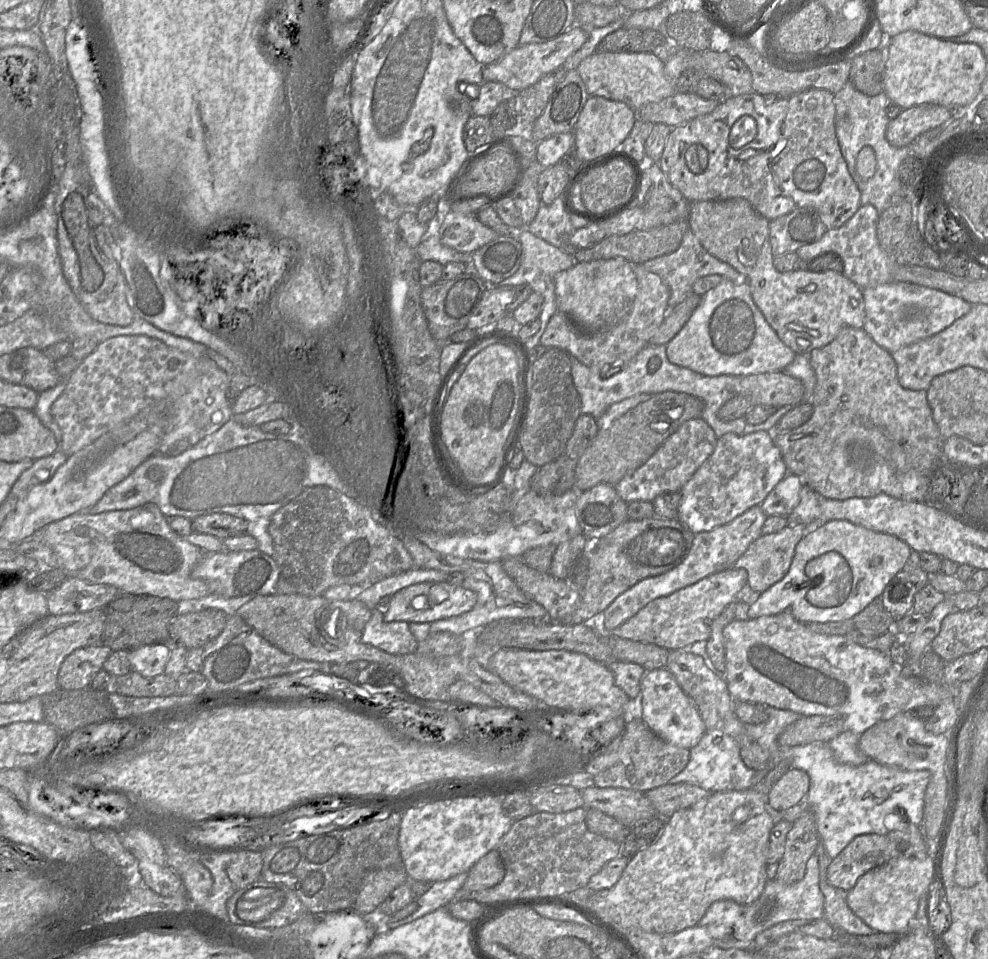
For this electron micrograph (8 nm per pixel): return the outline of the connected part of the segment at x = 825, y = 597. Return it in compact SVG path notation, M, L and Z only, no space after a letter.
M847 520L813 522L796 546L788 573L777 583L763 591L750 605L750 618L774 615L782 612L792 614L803 623L825 623L853 619L873 599L880 597L887 584L900 572L910 557L912 549L899 538L875 532Z

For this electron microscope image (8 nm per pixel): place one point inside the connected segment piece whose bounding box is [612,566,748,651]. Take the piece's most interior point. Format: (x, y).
(676, 621)

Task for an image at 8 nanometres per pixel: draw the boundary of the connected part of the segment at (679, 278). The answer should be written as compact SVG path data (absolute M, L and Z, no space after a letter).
M688 229L683 236L680 246L672 253L662 255L642 263L643 267L657 274L670 290L669 307L680 304L692 293L692 286L701 277L717 274L733 282L745 282L747 280L741 273L729 264L711 255L700 243L698 238Z

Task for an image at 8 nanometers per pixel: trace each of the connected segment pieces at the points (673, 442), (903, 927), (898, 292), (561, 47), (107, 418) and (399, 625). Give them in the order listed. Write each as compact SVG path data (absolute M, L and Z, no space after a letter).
M701 417L685 421L643 465L614 485L617 494L630 503L636 500L653 501L663 493L681 490L713 453L717 440L714 430Z
M932 857L898 858L864 874L848 892L851 911L876 933L905 935L915 917L921 897L928 894L936 878Z
M894 281L862 291L866 313L863 329L890 353L941 332L972 308L960 297L905 282Z
M572 27L569 31L548 42L519 45L499 60L484 65L482 69L484 81L499 82L512 92L520 92L535 84L549 72L562 67L564 62L583 46L587 38L586 30L581 27Z
M142 335L116 336L108 338L100 342L97 345L96 349L79 363L78 367L67 378L64 392L53 403L51 407L51 414L61 431L61 442L59 444L59 451L62 452L65 456L69 457L72 454L79 451L80 449L94 442L96 439L101 437L103 434L109 432L116 426L133 418L142 409L144 409L146 406L150 405L154 401L165 400L168 403L168 409L166 414L166 428L163 433L157 454L161 454L164 456L177 456L185 450L196 445L207 435L216 432L225 423L232 419L232 405L229 403L227 399L228 387L230 387L230 377L221 368L217 366L215 361L210 359L207 355L195 357L190 353L182 352L178 349L169 347L168 345L166 345L158 339Z
M372 609L361 639L364 643L389 654L403 655L416 651L418 641L409 629L408 622L386 622L383 614Z

